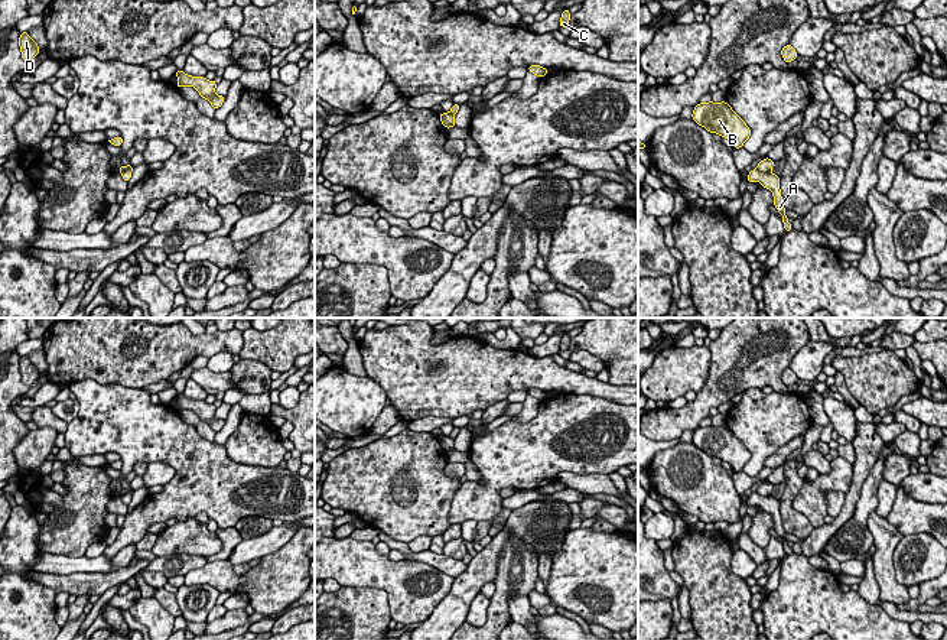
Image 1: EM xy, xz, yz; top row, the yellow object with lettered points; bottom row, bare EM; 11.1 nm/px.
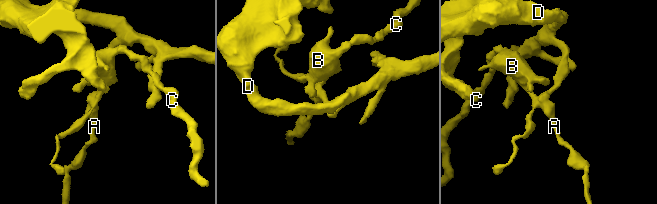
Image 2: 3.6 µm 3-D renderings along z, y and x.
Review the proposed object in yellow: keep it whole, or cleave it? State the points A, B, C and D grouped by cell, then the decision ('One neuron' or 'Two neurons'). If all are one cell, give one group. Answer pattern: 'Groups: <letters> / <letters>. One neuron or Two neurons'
Groups: A B C / D. Two neurons

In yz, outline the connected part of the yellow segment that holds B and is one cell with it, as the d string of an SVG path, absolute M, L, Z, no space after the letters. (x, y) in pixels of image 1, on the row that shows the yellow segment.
M699 103L691 118L710 133L729 139L735 149L743 147L751 130L746 123L726 103Z

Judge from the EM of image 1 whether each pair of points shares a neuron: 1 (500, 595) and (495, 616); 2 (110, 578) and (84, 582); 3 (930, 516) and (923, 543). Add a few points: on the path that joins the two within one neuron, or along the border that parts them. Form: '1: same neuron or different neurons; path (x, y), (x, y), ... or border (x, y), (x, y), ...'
1: same neuron; path (500, 600), (498, 611)
2: same neuron; path (104, 581), (90, 582)
3: different neurons; border (931, 535), (910, 533), (904, 536)

